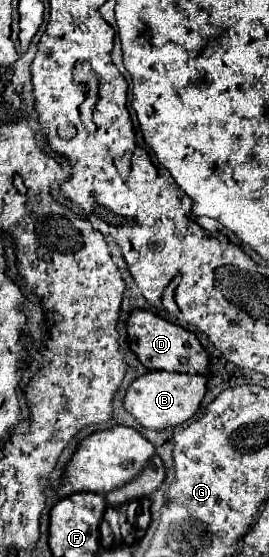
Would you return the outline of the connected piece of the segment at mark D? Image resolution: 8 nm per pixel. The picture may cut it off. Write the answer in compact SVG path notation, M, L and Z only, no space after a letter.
M132 311L128 319L128 335L130 335L130 347L138 355L140 363L148 371L172 371L172 373L202 373L210 375L210 357L198 337L174 323L164 321L162 317L150 313L150 311Z

